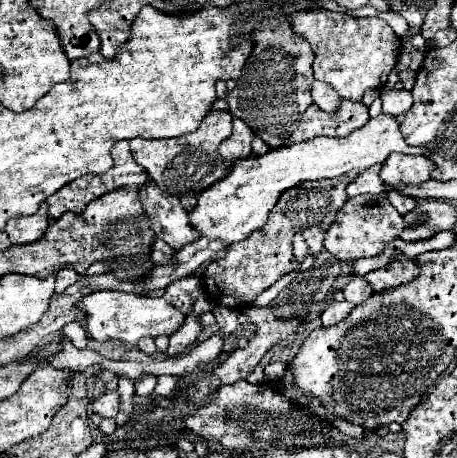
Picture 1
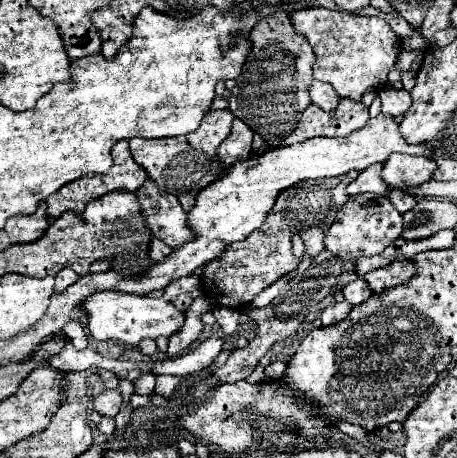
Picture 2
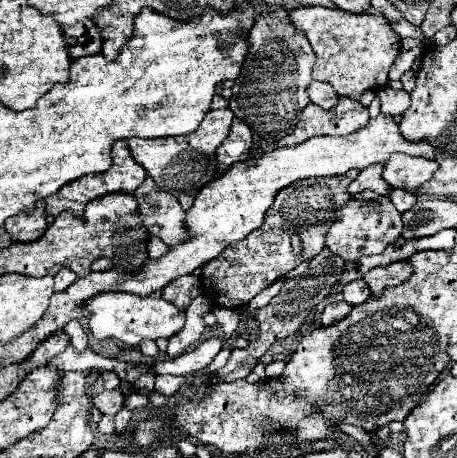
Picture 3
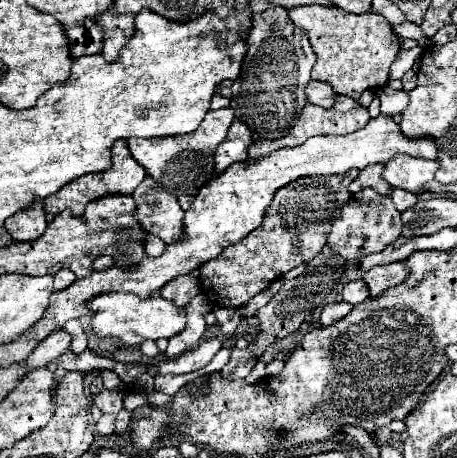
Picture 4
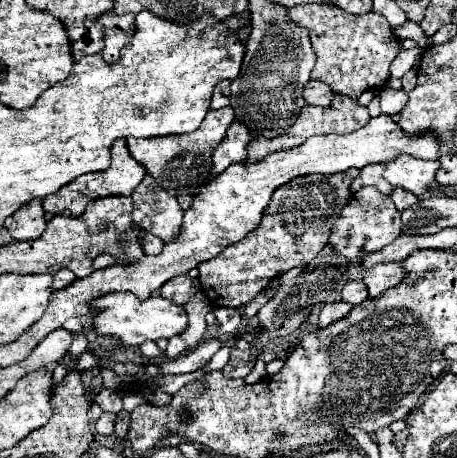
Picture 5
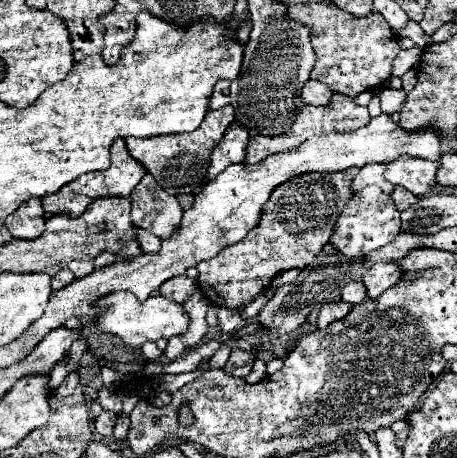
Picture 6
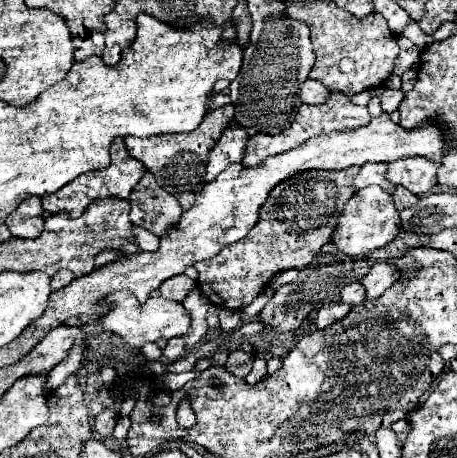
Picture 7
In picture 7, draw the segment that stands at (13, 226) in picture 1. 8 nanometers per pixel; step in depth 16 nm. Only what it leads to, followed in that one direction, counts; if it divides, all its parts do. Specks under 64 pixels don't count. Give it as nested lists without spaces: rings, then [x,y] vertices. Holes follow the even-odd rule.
[[[30,196],[28,200],[24,200],[24,204],[18,204],[18,208],[6,218],[6,226],[16,238],[36,238],[42,232],[42,214],[44,210],[40,206],[40,198]]]

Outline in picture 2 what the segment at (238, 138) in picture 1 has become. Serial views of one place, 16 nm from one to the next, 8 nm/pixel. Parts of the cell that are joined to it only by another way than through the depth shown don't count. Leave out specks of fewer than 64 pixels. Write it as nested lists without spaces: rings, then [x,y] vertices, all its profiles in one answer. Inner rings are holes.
[[[234,118],[230,136],[218,148],[218,160],[224,168],[232,166],[236,160],[248,160],[250,148],[252,148],[252,130],[242,120]]]

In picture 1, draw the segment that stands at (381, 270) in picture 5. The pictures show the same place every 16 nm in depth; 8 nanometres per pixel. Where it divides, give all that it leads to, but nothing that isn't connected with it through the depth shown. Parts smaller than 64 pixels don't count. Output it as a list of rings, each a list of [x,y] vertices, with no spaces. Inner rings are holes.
[[[392,260],[388,266],[368,272],[364,278],[372,286],[374,292],[382,292],[386,288],[400,286],[418,276],[418,268],[414,260]]]

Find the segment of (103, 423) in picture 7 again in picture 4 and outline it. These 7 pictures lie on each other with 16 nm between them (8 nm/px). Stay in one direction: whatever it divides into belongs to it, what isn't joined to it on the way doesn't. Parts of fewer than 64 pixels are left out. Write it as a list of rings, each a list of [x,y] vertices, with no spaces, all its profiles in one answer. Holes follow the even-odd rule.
[[[102,414],[102,418],[96,424],[98,434],[112,434],[114,432],[114,420],[116,420],[114,414]]]

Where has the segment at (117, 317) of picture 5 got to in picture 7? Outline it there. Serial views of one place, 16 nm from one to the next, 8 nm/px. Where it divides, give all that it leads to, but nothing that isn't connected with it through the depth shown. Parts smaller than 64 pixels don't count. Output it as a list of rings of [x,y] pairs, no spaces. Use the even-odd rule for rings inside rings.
[[[116,292],[106,298],[106,302],[112,302],[114,306],[108,310],[108,314],[102,316],[104,330],[110,330],[132,348],[142,348],[148,342],[156,342],[158,338],[172,338],[172,336],[184,336],[190,330],[190,314],[186,308],[176,300],[166,300],[162,296],[148,298],[144,304],[138,304],[138,300],[130,292]]]

